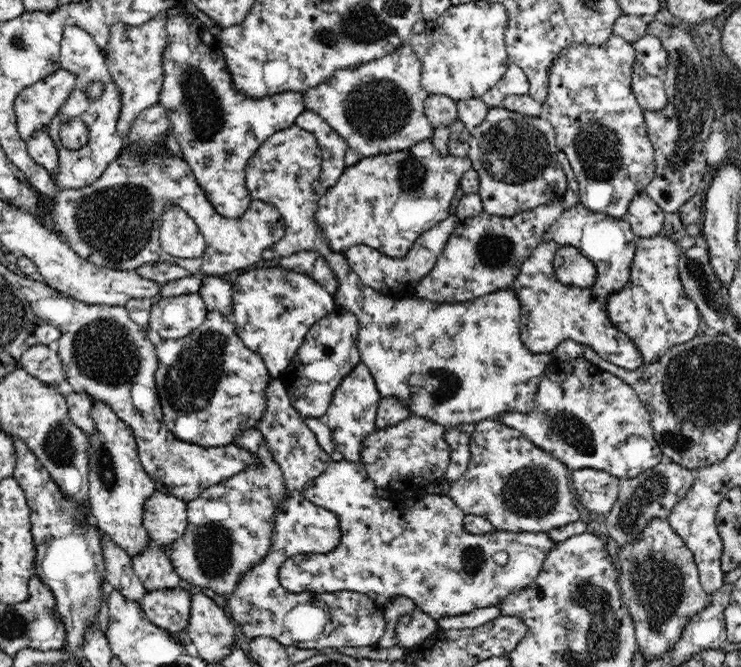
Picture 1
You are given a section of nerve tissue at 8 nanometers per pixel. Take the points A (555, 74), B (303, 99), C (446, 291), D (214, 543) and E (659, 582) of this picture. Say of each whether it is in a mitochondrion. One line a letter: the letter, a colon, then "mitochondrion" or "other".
A: other
B: other
C: other
D: mitochondrion
E: mitochondrion

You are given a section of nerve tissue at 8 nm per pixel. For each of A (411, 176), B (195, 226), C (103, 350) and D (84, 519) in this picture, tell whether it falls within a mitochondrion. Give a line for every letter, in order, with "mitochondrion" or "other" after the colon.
A: mitochondrion
B: other
C: mitochondrion
D: other

